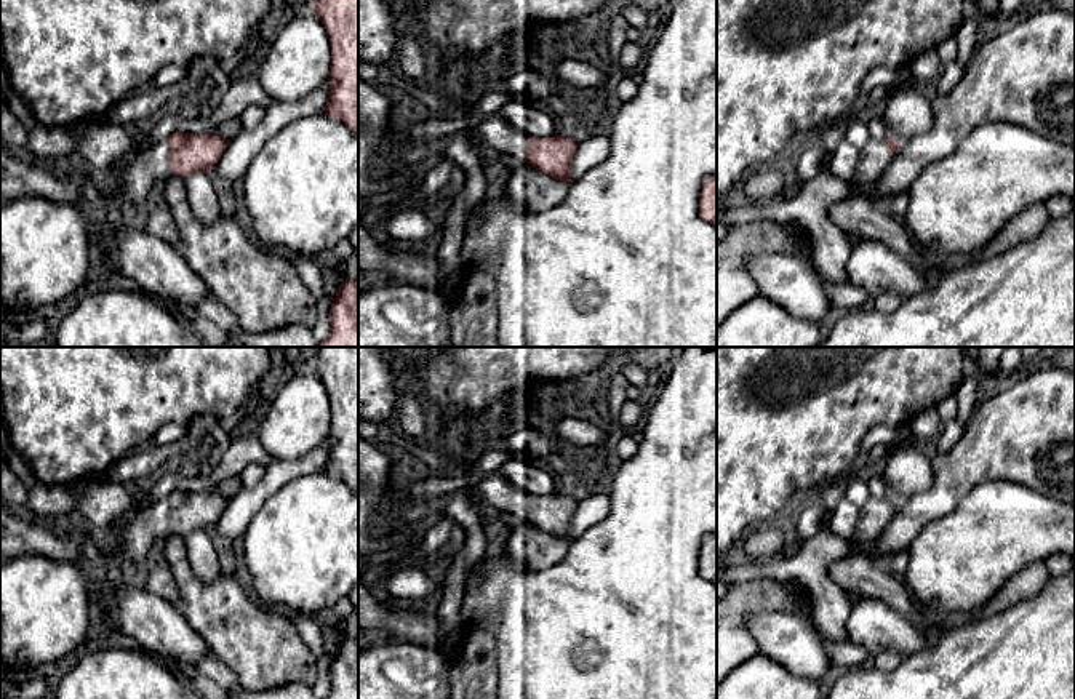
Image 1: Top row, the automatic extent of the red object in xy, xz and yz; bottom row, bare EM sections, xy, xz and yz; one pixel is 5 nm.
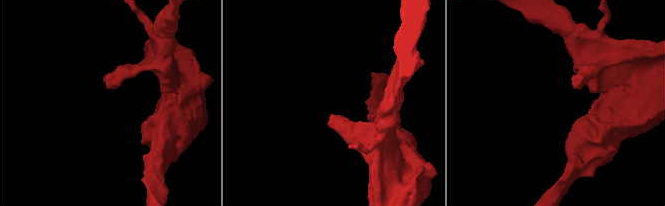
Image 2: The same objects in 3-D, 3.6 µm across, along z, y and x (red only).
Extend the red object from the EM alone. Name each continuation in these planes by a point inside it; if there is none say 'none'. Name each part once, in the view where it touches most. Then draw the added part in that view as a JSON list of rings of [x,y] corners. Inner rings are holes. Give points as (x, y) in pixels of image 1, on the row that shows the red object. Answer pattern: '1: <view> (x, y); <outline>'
1: xy (146, 171); [[[166,141],[130,157],[130,163],[118,171],[120,190],[117,197],[142,203],[155,189],[171,178]]]

